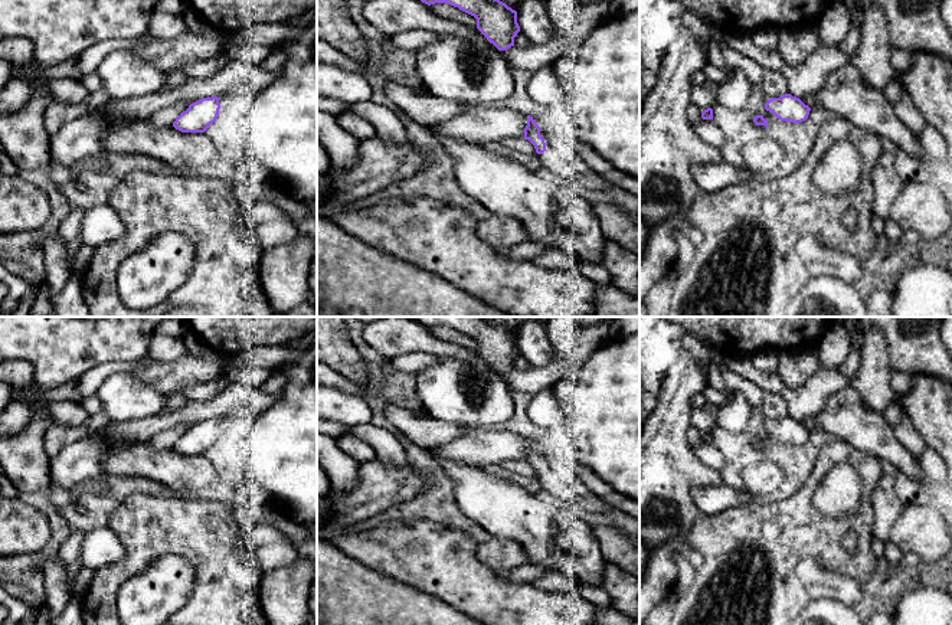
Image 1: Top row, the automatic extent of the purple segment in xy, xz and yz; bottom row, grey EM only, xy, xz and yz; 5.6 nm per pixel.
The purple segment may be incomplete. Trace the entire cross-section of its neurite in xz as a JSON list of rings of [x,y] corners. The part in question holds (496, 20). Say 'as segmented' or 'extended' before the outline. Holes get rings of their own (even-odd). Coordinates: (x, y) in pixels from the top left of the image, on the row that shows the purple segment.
as segmented; [[[421,0],[431,6],[446,3],[477,19],[477,29],[498,50],[514,46],[514,37],[520,32],[517,12],[500,0]]]

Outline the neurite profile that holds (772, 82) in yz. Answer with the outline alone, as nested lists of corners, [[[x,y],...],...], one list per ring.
[[[763,71],[759,86],[765,95],[785,95],[788,92],[786,78],[776,71]]]

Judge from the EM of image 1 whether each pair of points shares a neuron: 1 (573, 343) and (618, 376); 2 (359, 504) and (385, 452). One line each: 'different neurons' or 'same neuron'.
1: different neurons
2: different neurons

